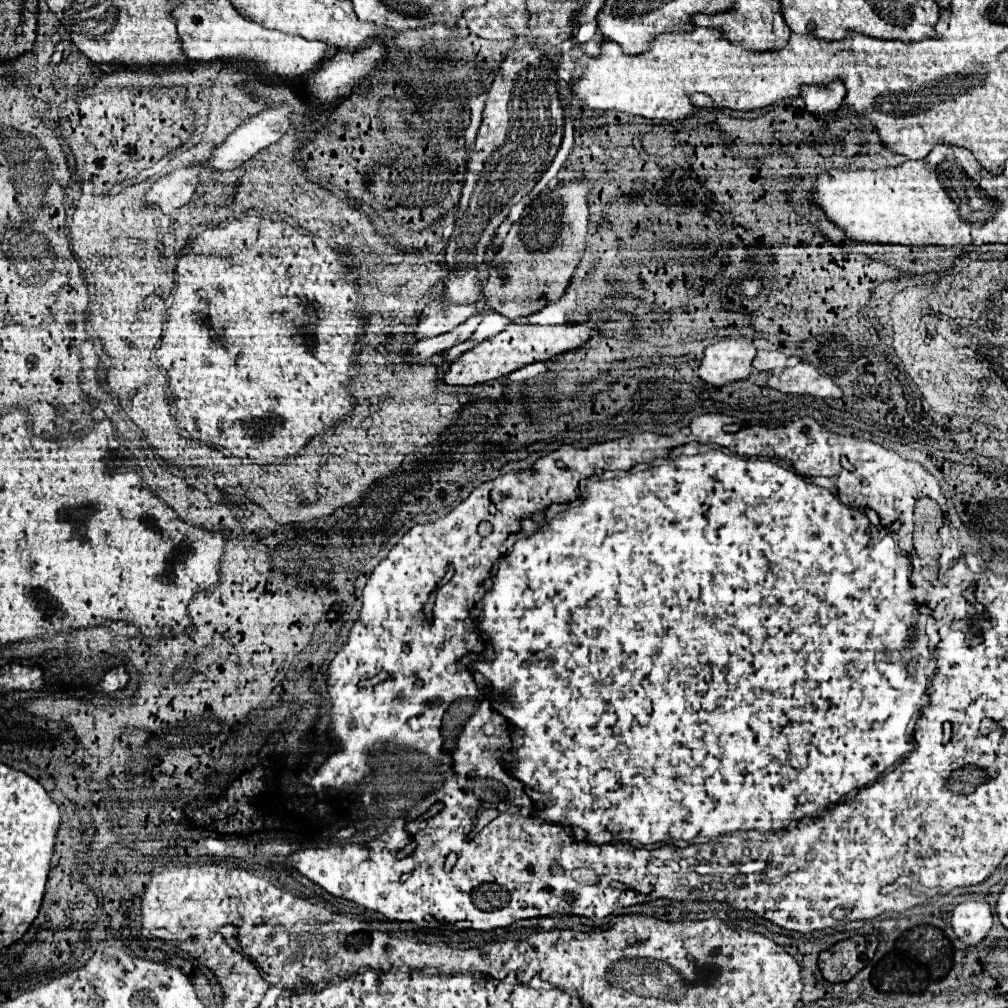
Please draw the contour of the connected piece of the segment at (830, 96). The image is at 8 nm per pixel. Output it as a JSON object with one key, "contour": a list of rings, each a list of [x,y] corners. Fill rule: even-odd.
{"contour":[[[840,79],[826,83],[824,87],[804,87],[802,99],[810,113],[832,113],[836,111],[846,97],[846,87]]]}

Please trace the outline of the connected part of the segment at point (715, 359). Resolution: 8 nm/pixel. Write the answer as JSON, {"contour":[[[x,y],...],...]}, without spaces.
{"contour":[[[736,339],[718,341],[706,347],[698,375],[700,379],[704,379],[714,387],[746,379],[752,371],[754,355],[756,347],[750,341],[736,341]]]}

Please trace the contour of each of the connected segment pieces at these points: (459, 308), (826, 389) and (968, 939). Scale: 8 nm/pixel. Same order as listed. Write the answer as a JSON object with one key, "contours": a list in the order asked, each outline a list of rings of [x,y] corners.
{"contours":[[[[430,303],[426,305],[426,309],[420,315],[418,327],[414,329],[414,337],[416,339],[430,339],[442,333],[452,331],[456,325],[464,323],[468,317],[472,317],[476,311],[468,305],[456,305],[456,307],[448,307],[442,309],[440,303]]],[[[806,361],[786,367],[784,371],[772,373],[768,385],[786,395],[812,395],[820,399],[840,399],[842,391],[832,383],[828,375],[820,375],[818,369]]],[[[966,901],[952,913],[952,929],[960,941],[976,947],[992,929],[992,911],[988,903]]]]}

